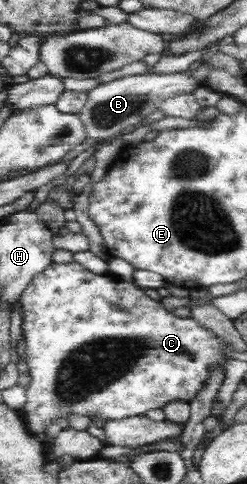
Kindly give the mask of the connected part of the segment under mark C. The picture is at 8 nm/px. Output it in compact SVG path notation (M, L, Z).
M68 262L68 264L50 264L42 273L38 274L30 287L25 291L22 298L22 336L24 336L24 346L26 351L26 364L30 369L30 384L27 386L28 402L24 409L24 418L28 422L30 431L41 437L45 437L48 430L53 429L52 420L70 414L87 415L90 418L100 417L106 419L119 419L132 415L142 415L149 409L162 408L171 398L182 398L189 402L198 390L201 380L208 374L208 368L214 360L220 360L220 354L225 358L224 350L227 344L217 338L210 330L200 326L192 316L190 318L180 318L172 312L166 312L160 304L148 296L144 296L140 290L126 286L124 282L111 275L97 275L83 268L78 262Z

